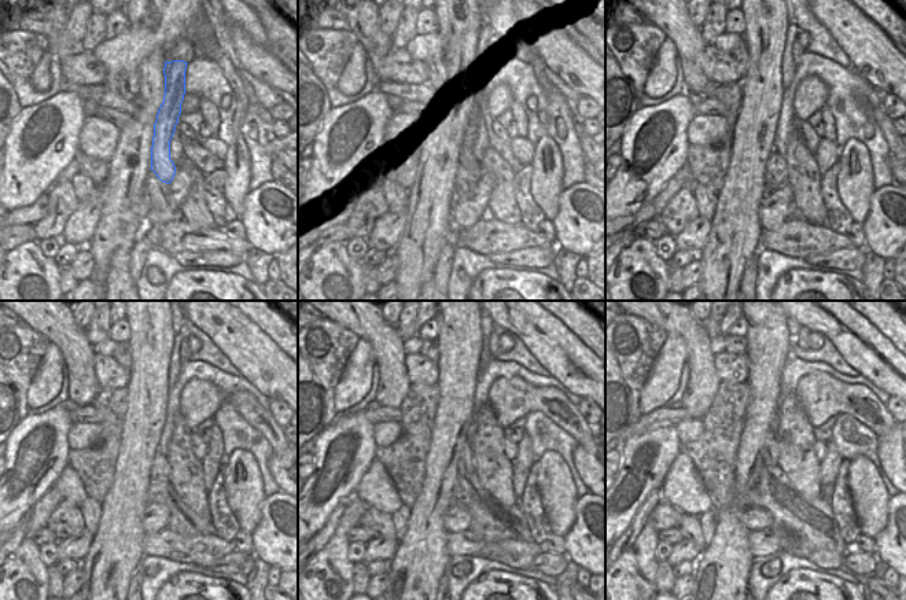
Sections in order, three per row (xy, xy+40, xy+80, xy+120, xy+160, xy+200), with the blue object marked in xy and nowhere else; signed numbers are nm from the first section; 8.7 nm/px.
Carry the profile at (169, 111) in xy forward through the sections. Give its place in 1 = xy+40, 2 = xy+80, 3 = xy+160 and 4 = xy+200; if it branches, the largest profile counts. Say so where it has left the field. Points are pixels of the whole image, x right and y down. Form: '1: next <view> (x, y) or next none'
1: next xy+40 (485, 61)
2: next xy+80 (792, 51)
3: next xy+160 (490, 343)
4: next xy+200 (803, 338)

